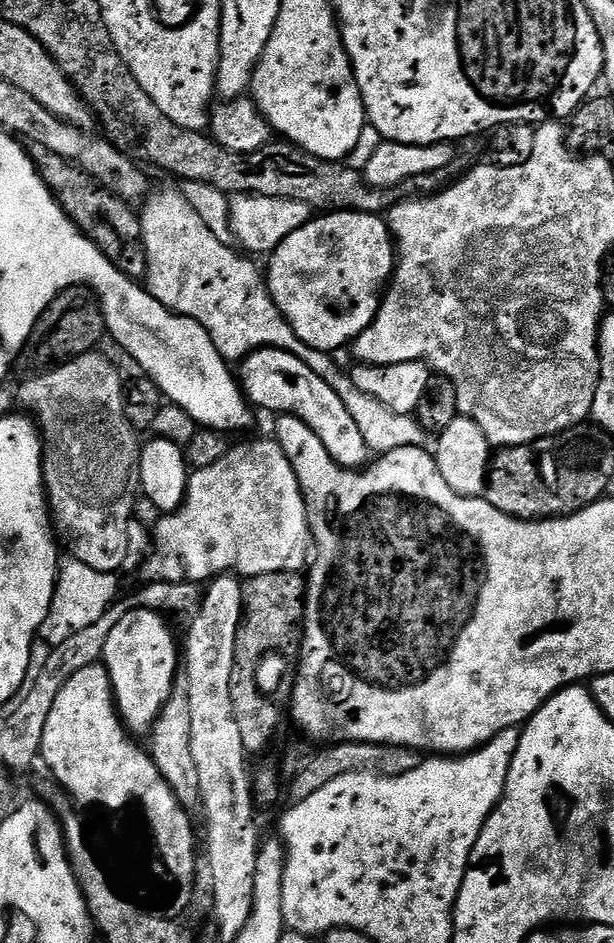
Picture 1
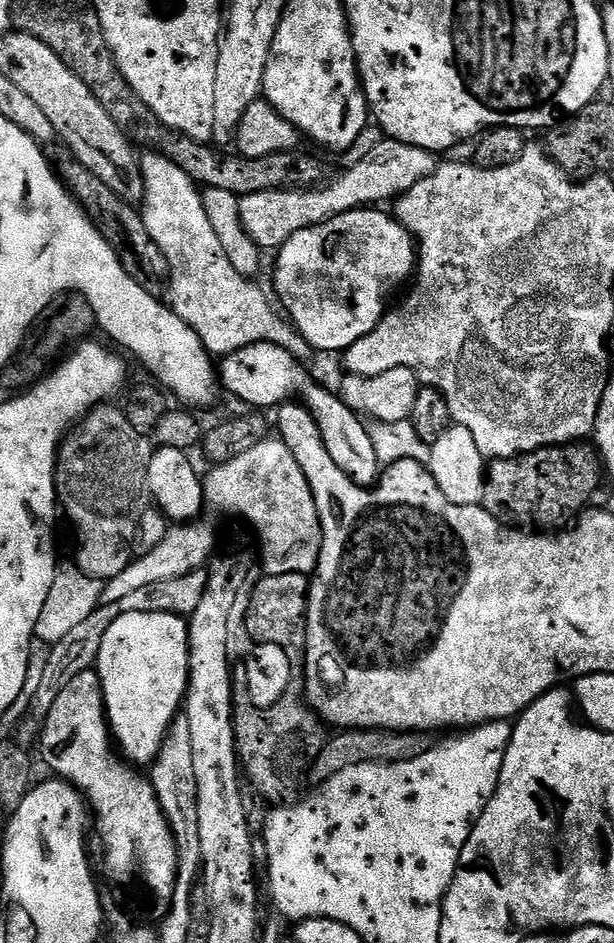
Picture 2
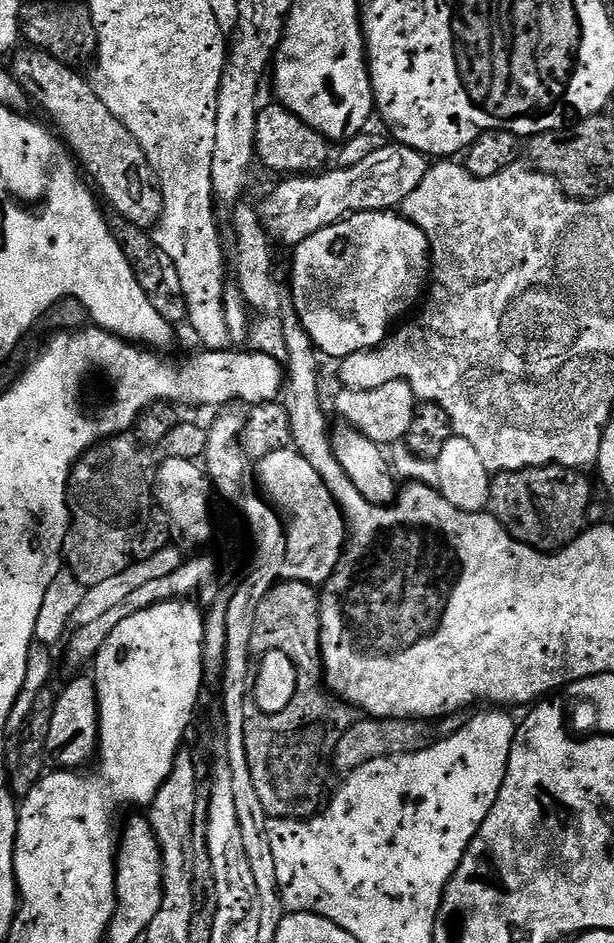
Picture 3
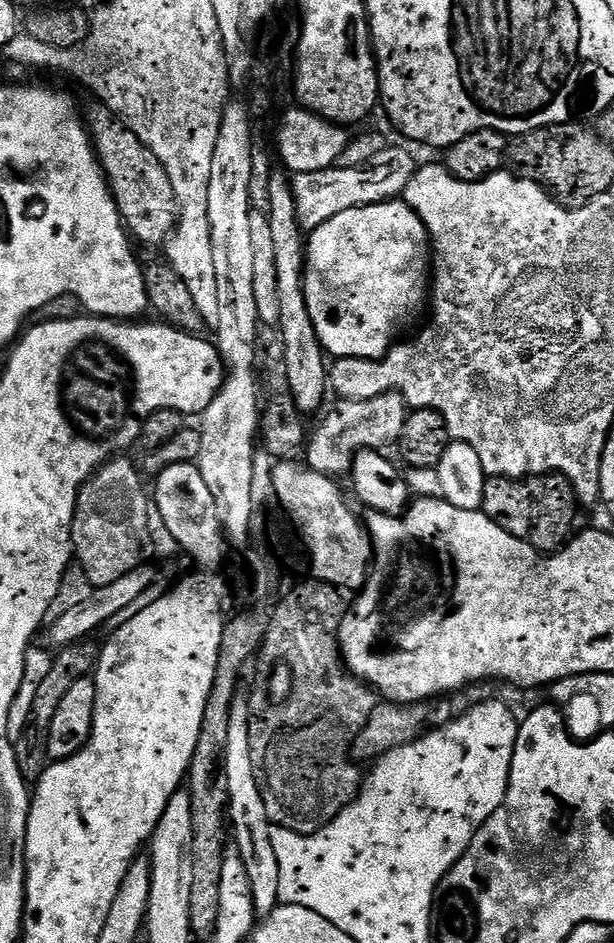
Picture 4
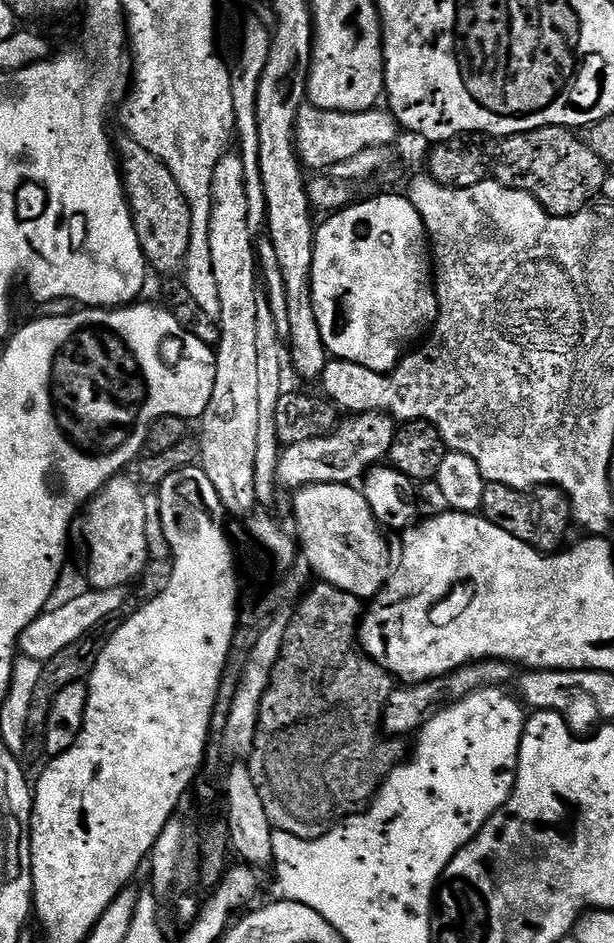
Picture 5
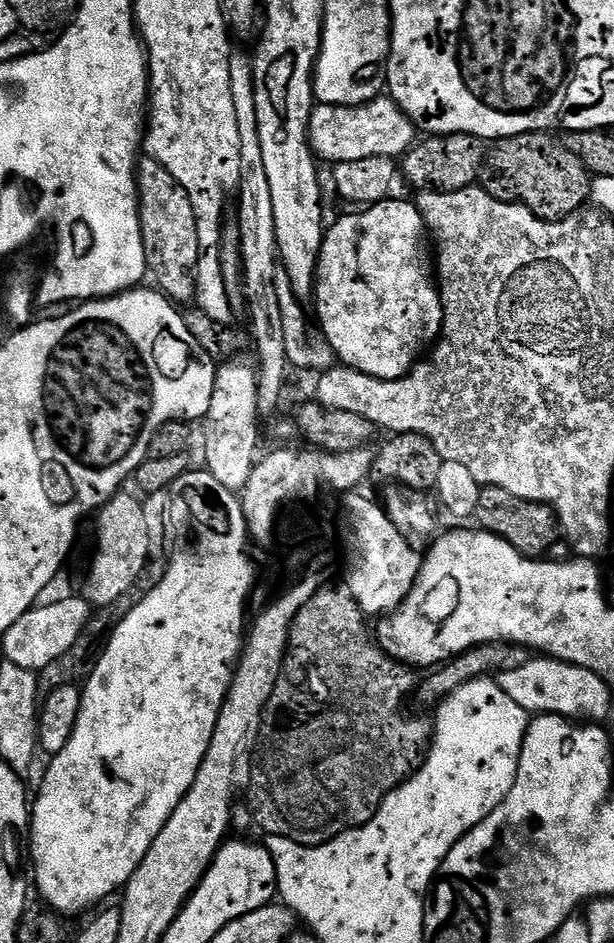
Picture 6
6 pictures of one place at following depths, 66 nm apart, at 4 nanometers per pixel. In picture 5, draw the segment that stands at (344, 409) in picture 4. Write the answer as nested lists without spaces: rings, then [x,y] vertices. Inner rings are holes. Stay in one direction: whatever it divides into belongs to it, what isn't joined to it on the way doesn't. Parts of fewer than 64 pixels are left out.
[[[361,412],[349,415],[344,419],[337,423],[330,435],[314,438],[310,442],[289,444],[281,451],[277,466],[277,481],[281,487],[283,485],[286,488],[292,488],[291,490],[298,490],[311,488],[310,486],[314,484],[324,484],[320,486],[355,485],[367,473],[368,469],[377,467],[387,457],[388,451],[392,449],[398,427],[397,421],[393,417],[389,416],[387,412]]]

